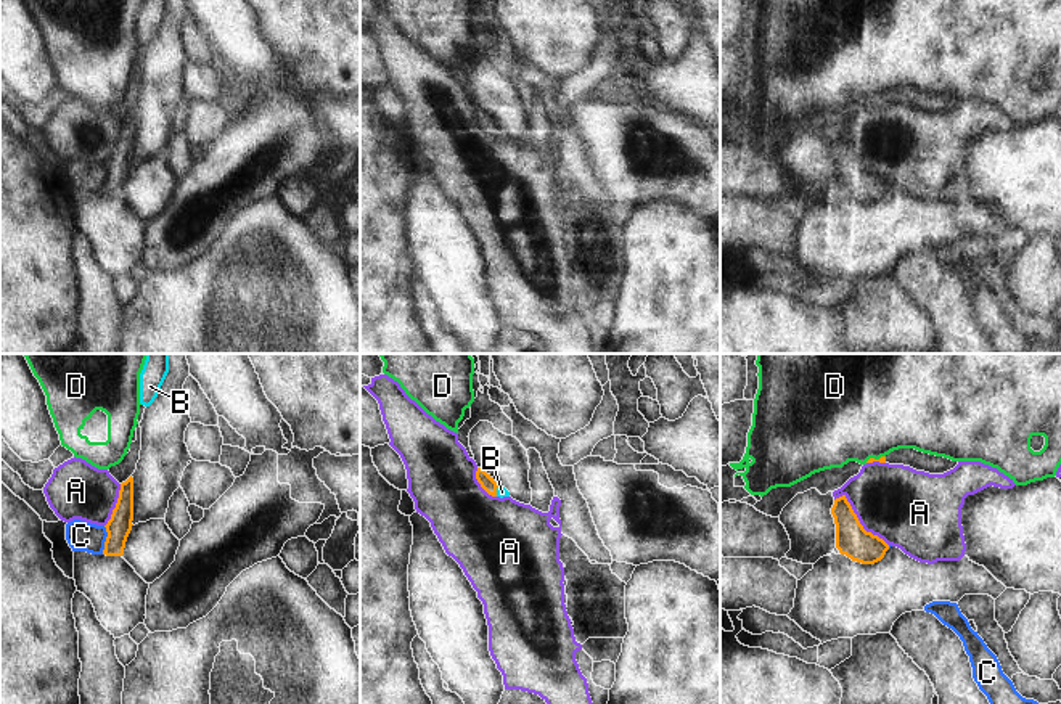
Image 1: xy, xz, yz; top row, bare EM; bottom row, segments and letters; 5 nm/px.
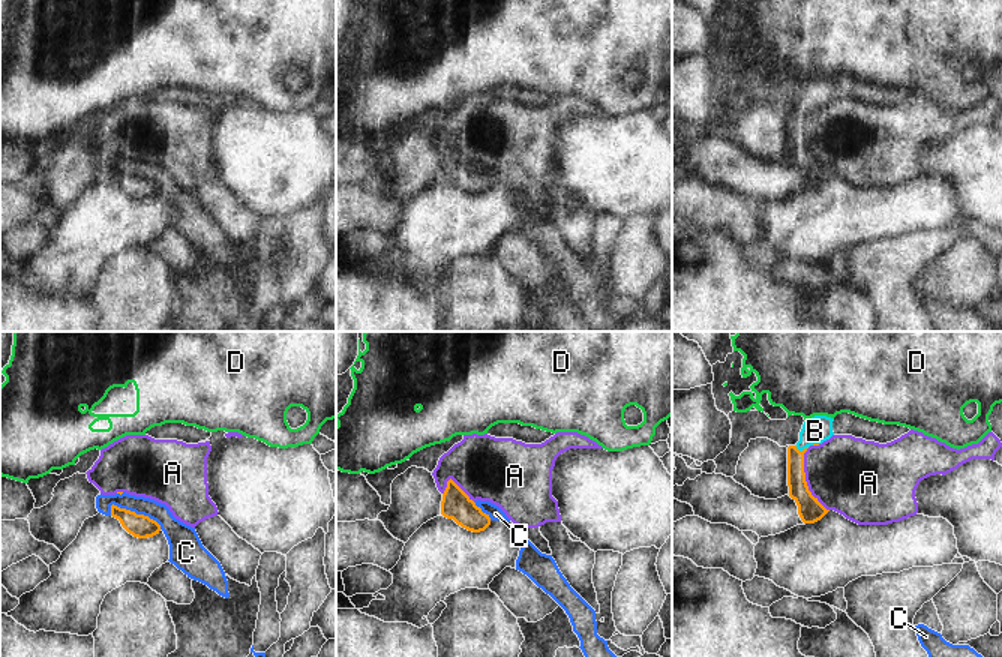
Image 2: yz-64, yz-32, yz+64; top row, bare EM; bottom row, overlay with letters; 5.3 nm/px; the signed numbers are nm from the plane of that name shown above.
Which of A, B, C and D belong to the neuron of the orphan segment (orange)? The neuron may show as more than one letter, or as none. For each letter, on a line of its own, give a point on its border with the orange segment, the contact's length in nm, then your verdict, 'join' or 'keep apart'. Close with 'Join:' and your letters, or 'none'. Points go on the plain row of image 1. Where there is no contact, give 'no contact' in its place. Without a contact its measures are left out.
A: meets orange in yz at (857, 159); contact 360 nm long; keep apart
B: meets orange in xz at (495, 130); contact 60 nm long; join
C: meets orange in xy at (106, 180); contact 140 nm long; keep apart
D: meets orange in yz at (873, 98); contact 110 nm long; keep apart
Join: B

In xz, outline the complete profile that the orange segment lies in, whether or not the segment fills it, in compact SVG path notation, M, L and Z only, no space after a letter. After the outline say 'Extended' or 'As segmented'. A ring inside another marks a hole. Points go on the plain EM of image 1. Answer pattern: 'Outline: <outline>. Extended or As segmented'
Outline: M477 108L476 119L489 135L500 138L510 137L510 132L505 127L498 127L494 117L487 114L484 109Z. Extended.

